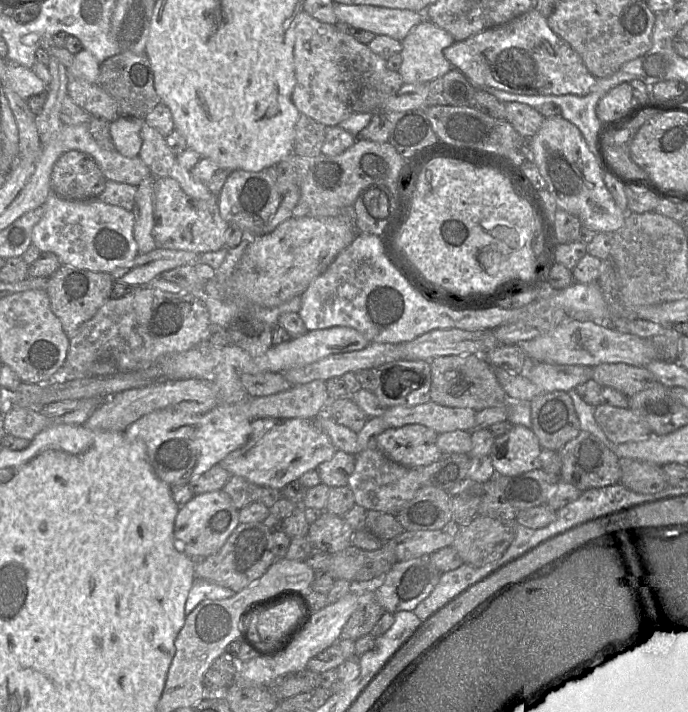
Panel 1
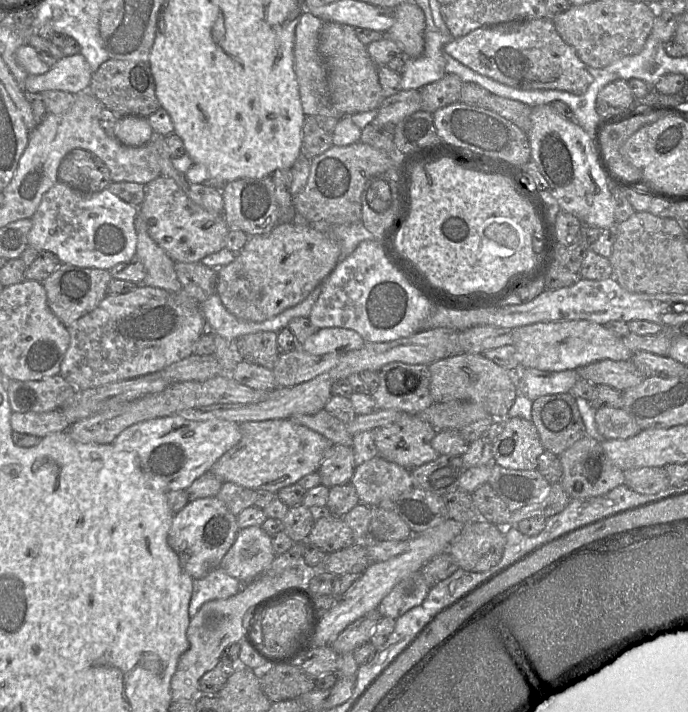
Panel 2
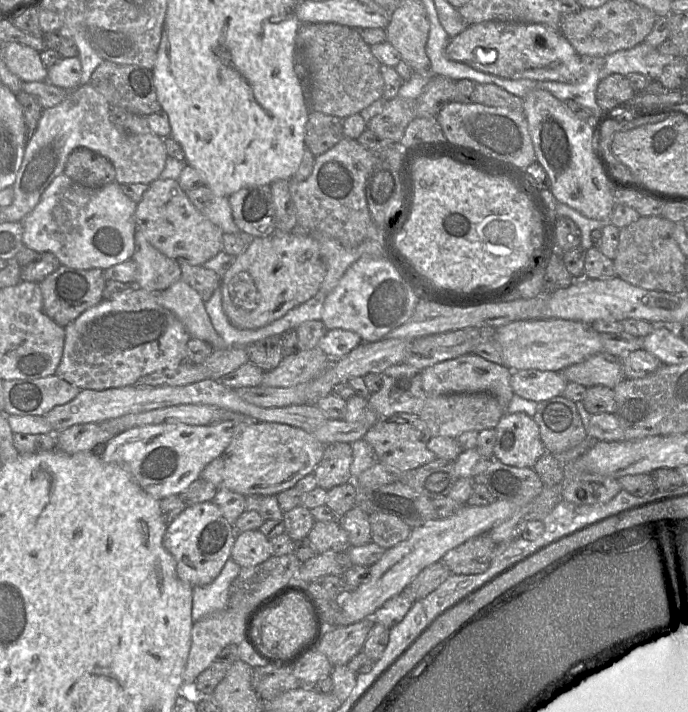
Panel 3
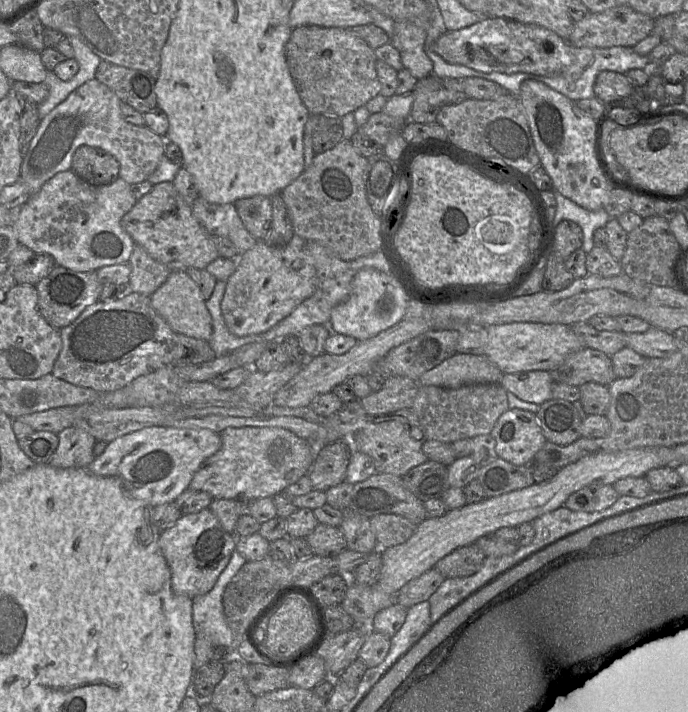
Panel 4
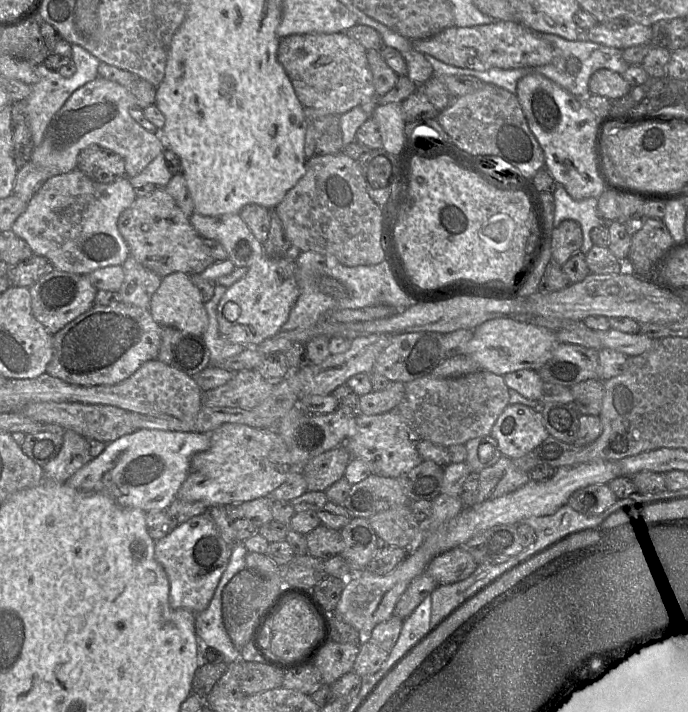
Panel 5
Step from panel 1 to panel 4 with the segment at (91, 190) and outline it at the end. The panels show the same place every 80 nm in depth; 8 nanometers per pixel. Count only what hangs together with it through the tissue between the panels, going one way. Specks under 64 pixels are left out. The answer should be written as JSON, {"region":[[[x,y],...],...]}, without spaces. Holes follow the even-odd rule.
{"region":[[[80,146],[72,157],[72,171],[81,180],[105,186],[119,178],[119,163],[108,152],[95,147]]]}

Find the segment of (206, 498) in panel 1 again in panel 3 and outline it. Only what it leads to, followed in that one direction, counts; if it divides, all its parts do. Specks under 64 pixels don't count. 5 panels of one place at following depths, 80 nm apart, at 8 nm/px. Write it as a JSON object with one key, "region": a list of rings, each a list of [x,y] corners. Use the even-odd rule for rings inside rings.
{"region":[[[213,501],[187,506],[170,524],[163,537],[163,545],[176,560],[180,580],[192,587],[212,583],[230,558],[237,537],[234,525],[222,515]]]}

